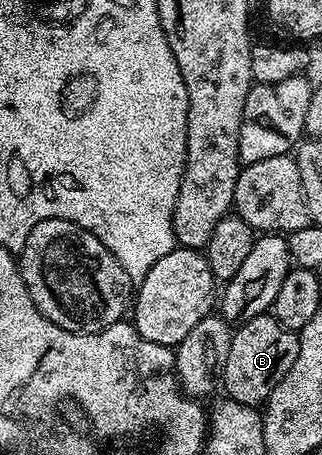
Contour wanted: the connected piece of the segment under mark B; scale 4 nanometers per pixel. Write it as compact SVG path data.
M272 314L254 316L251 320L241 321L233 329L228 346L228 362L224 362L222 367L220 384L223 389L226 387L225 395L236 401L237 404L265 405L272 390L284 378L284 374L288 374L288 370L292 370L292 362L296 362L297 353L298 333L289 332Z

